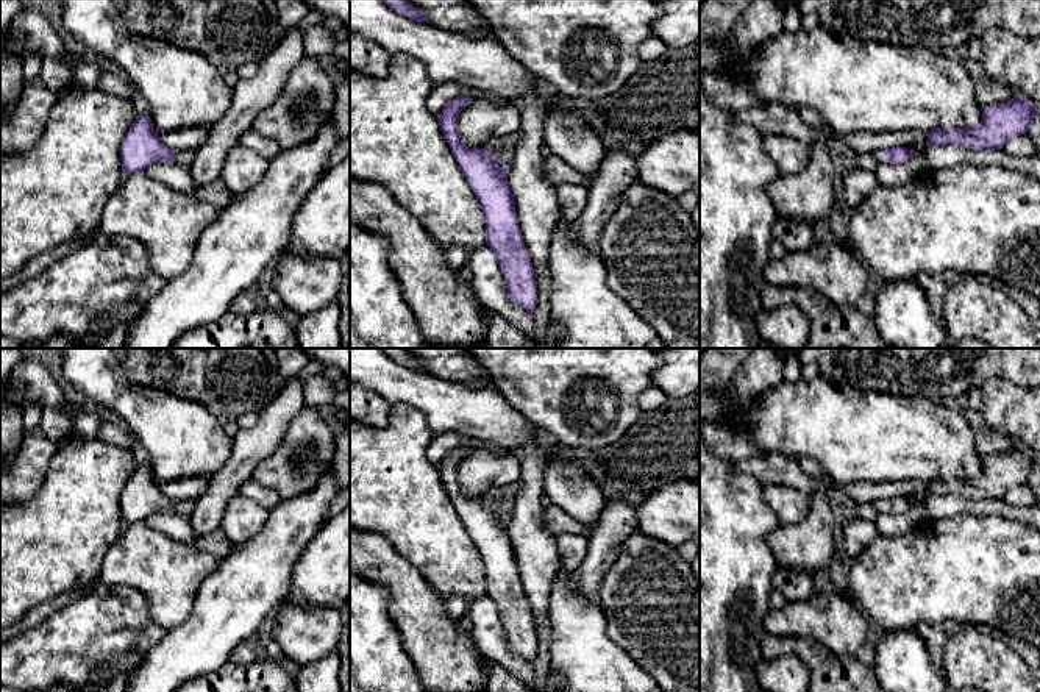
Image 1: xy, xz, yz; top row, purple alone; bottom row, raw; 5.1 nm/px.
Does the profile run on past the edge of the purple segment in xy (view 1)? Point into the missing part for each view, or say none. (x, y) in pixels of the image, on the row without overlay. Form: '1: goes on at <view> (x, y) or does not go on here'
1: goes on at xy (186, 508)

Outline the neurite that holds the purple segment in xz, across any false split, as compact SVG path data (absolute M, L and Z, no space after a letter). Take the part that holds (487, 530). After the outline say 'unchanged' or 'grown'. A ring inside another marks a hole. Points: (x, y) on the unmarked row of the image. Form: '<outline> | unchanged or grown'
M464 444L448 451L437 465L440 480L479 551L486 572L486 594L500 611L511 653L532 664L537 655L536 628L518 576L514 544L508 534L508 519L498 515L486 498L468 498L458 480L459 462L472 450Z | unchanged

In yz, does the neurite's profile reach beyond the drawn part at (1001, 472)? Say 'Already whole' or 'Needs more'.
Already whole

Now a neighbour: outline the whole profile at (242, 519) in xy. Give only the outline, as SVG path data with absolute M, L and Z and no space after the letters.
M236 494L225 508L220 528L234 545L251 539L267 522L269 511L256 501Z

